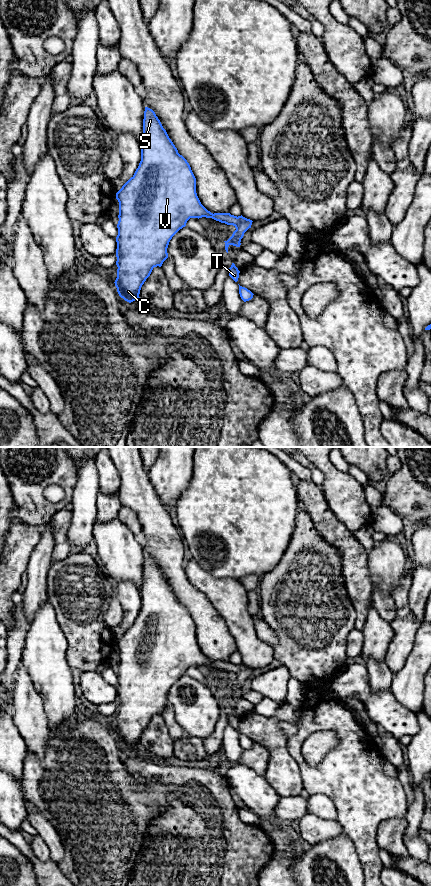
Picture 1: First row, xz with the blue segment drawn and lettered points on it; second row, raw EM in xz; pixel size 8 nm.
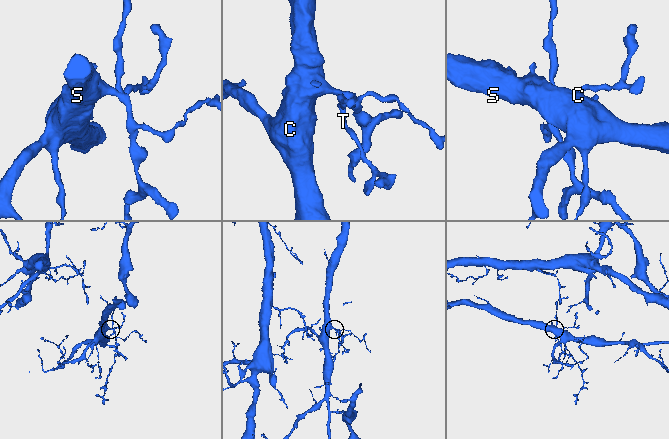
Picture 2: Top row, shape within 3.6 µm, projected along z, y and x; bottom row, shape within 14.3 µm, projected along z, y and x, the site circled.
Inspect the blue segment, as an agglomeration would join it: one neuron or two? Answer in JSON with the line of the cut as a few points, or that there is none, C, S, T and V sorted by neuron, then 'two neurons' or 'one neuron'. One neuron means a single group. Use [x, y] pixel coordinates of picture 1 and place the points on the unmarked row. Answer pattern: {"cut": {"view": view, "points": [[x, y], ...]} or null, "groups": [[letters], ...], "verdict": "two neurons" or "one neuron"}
{"cut": null, "groups": [["C", "S", "T", "V"]], "verdict": "one neuron"}

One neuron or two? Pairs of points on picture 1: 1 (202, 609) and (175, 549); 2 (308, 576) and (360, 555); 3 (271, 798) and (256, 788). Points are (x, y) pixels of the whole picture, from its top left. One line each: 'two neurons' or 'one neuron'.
1: one neuron
2: two neurons
3: one neuron

